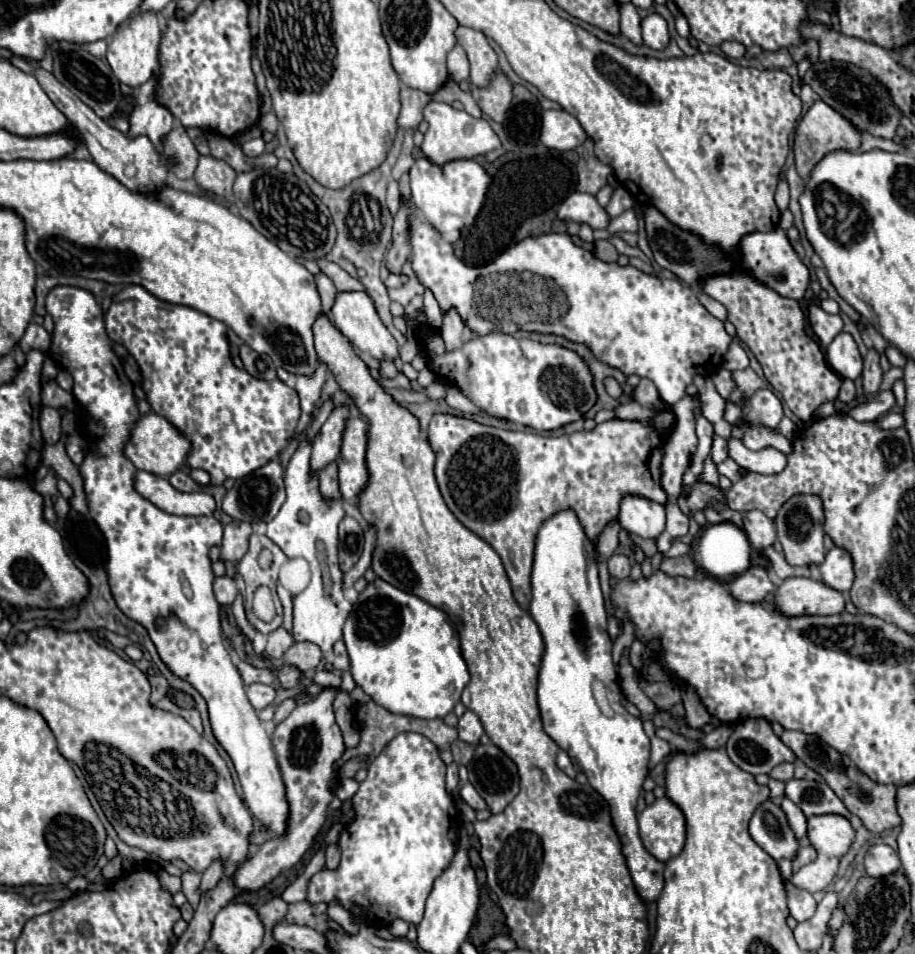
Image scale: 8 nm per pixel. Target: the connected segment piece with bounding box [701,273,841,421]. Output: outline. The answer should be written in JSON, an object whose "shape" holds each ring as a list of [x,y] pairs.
{"shape":[[[733,273],[729,277],[727,275],[707,277],[707,279],[701,281],[701,289],[703,289],[703,293],[711,295],[713,299],[717,299],[719,303],[723,303],[727,307],[729,321],[735,325],[737,337],[743,343],[747,343],[747,347],[753,351],[753,355],[761,363],[767,381],[773,385],[773,389],[777,389],[783,395],[783,401],[789,405],[789,409],[801,421],[809,421],[813,417],[813,411],[821,403],[833,401],[837,397],[839,387],[841,387],[841,379],[827,367],[825,357],[823,357],[817,341],[805,333],[805,315],[803,315],[803,311],[801,311],[797,301],[777,295],[775,291],[771,291],[769,287],[757,283],[755,279],[751,279],[745,273]]]}

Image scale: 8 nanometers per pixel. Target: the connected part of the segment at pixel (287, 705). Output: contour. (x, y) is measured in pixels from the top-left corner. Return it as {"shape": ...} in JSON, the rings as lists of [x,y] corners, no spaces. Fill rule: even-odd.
{"shape":[[[287,699],[287,701],[283,701],[283,703],[277,707],[275,715],[273,715],[273,725],[279,725],[279,723],[281,723],[293,709],[295,709],[295,699]]]}

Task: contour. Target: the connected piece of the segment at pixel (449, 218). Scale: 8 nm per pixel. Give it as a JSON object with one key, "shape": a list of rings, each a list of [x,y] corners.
{"shape":[[[421,157],[411,167],[411,199],[423,213],[423,217],[441,235],[461,231],[475,221],[485,203],[489,183],[491,179],[487,171],[473,159],[459,159],[445,165],[435,165],[427,157]]]}

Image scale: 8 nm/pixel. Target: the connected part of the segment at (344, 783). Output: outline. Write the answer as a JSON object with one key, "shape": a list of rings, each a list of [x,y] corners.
{"shape":[[[341,779],[339,789],[337,789],[337,797],[339,797],[341,801],[351,799],[351,797],[355,795],[355,791],[357,791],[357,789],[359,789],[359,783],[357,783],[355,779]]]}

